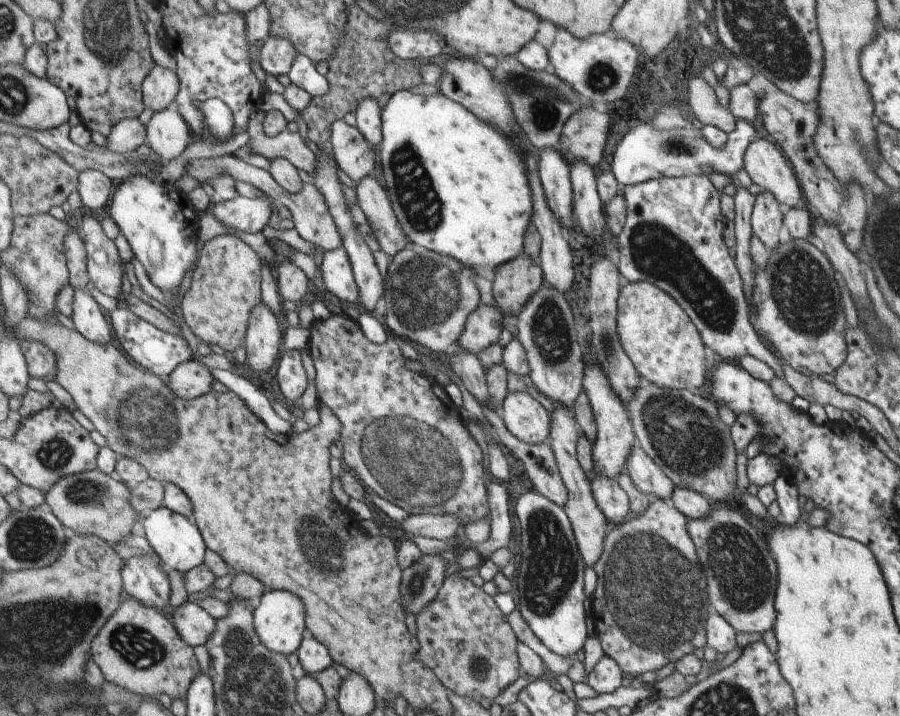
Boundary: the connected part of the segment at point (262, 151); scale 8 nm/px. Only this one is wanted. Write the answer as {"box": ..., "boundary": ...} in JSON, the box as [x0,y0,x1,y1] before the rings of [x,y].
{"box":[246,111,316,176],"boundary":[[[263,111],[251,112],[246,124],[246,132],[249,136],[248,145],[252,153],[263,156],[268,161],[274,158],[286,158],[297,170],[301,170],[312,176],[316,165],[316,156],[305,145],[299,133],[283,130],[274,137],[268,137],[262,131]]]}

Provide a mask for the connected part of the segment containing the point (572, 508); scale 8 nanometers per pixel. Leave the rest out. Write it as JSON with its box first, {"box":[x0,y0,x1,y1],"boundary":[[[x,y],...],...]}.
{"box":[547,403,606,567],"boundary":[[[556,403],[553,406],[557,406],[550,416],[550,431],[548,434],[547,442],[551,447],[552,453],[554,454],[556,465],[558,468],[558,473],[560,474],[562,483],[564,484],[567,498],[563,504],[562,509],[566,514],[566,517],[569,519],[570,527],[572,528],[572,533],[574,534],[574,539],[581,555],[582,561],[584,562],[584,566],[592,567],[596,560],[599,558],[603,548],[603,541],[605,538],[605,520],[606,518],[603,516],[603,513],[597,508],[596,502],[594,501],[592,490],[590,486],[590,478],[589,475],[585,474],[579,463],[576,459],[576,440],[577,440],[577,432],[575,431],[575,424],[573,424],[573,420],[569,418],[569,409],[565,407],[561,407]]]}

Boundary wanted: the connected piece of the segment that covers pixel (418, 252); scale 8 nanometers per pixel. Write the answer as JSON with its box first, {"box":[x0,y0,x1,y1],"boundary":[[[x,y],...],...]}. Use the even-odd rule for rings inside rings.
{"box":[382,244,480,352],"boundary":[[[407,244],[407,248],[393,256],[382,280],[385,326],[395,334],[394,340],[409,340],[433,352],[450,352],[467,315],[480,305],[473,275],[473,270],[451,257]]]}

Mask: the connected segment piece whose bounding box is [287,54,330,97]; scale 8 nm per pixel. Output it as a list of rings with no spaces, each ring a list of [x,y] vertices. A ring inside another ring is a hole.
[[[295,55],[287,78],[297,88],[304,90],[311,97],[321,96],[329,90],[329,80],[315,71],[314,64],[303,55]]]

